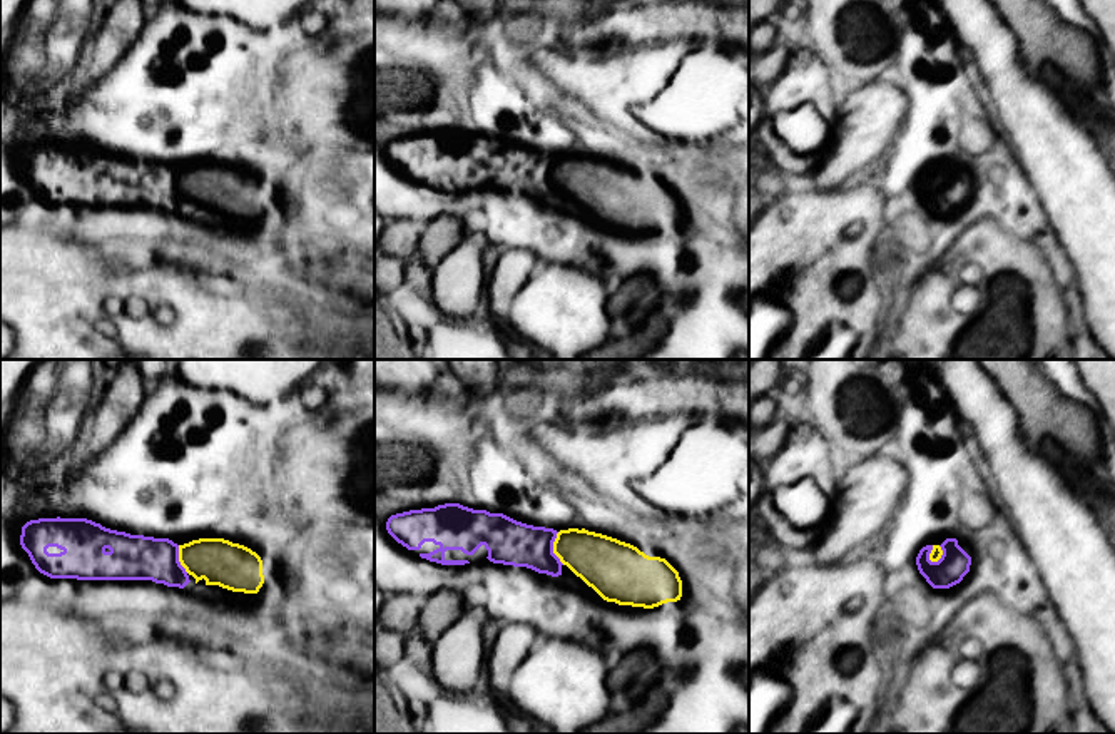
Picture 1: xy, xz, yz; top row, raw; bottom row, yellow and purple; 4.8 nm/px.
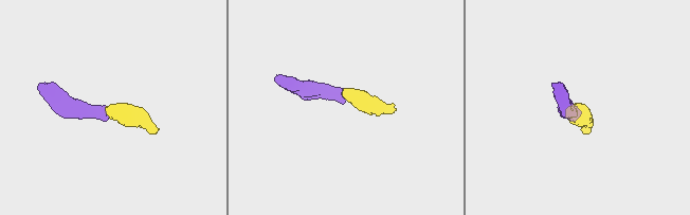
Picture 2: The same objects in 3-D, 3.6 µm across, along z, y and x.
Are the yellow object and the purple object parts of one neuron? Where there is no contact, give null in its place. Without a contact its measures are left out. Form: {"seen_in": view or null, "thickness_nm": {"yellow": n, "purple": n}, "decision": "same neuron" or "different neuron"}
{"seen_in": "yz", "thickness_nm": {"yellow": 60, "purple": 150}, "decision": "same neuron"}

